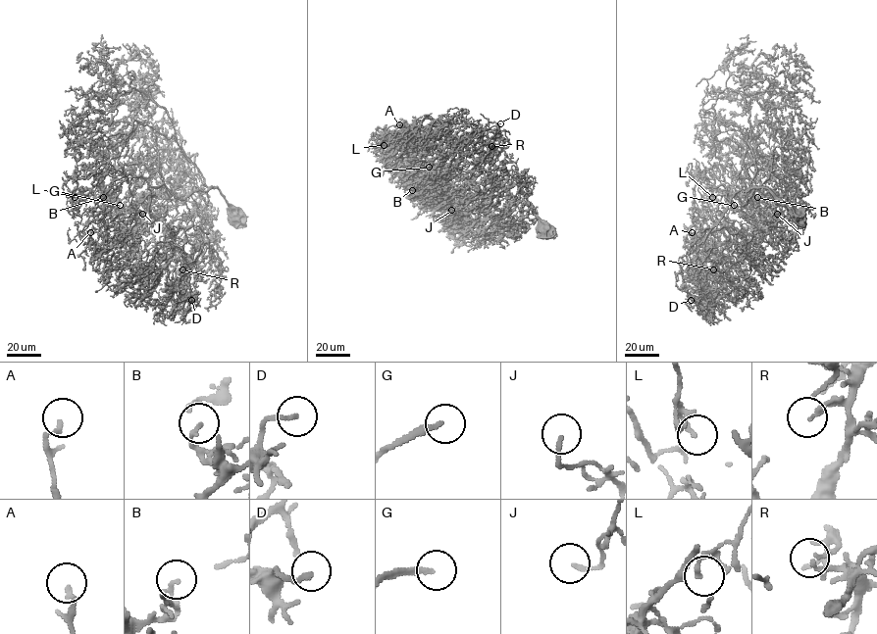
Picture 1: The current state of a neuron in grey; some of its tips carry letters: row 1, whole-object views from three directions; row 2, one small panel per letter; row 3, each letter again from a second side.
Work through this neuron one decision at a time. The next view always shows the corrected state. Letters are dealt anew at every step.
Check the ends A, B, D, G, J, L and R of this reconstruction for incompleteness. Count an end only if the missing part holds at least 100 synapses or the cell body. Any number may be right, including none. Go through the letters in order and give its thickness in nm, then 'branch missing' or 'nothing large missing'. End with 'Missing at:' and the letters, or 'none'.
A: calibre 150 nm; nothing large missing
B: calibre 160 nm; nothing large missing
D: calibre 160 nm; nothing large missing
G: calibre 200 nm; branch missing
J: calibre 150 nm; nothing large missing
L: calibre 160 nm; nothing large missing
R: calibre 180 nm; nothing large missing
Missing at: G

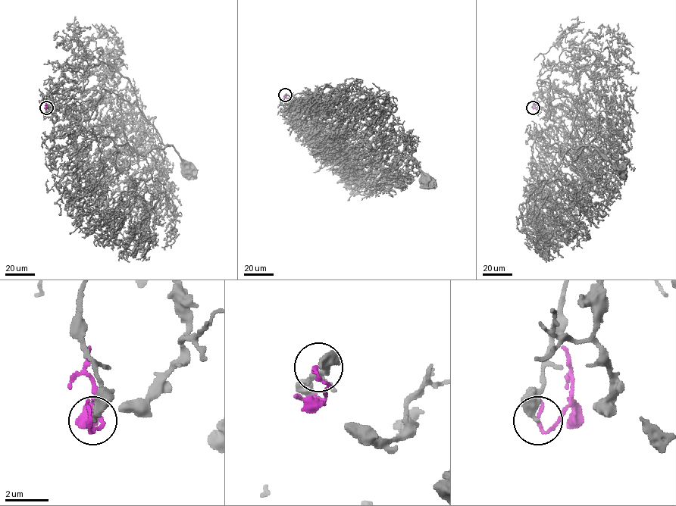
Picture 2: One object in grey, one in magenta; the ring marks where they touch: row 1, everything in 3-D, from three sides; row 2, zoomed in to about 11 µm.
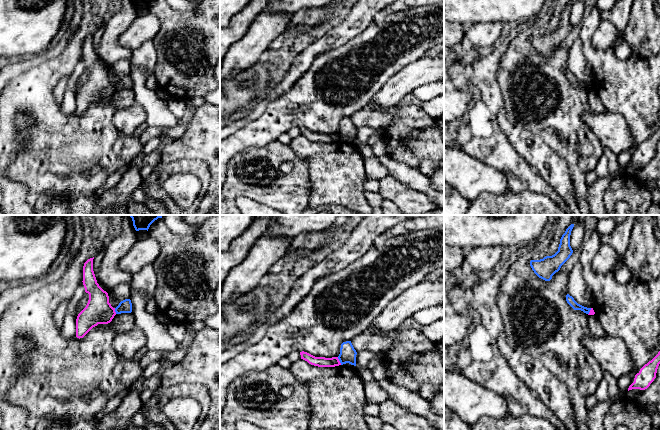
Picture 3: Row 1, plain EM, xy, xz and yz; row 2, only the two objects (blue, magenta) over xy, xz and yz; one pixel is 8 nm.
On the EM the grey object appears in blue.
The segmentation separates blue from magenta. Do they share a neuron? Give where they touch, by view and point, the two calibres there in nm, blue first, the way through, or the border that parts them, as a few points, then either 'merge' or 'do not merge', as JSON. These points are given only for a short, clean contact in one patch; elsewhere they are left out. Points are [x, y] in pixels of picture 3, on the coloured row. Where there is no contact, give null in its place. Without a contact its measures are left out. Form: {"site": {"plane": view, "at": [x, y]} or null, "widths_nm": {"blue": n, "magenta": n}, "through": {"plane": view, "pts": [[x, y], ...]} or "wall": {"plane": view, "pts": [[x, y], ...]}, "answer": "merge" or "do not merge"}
{"site": {"plane": "xz", "at": [339, 360]}, "widths_nm": {"blue": 130, "magenta": 80}, "wall": {"plane": "xz", "pts": [[337, 357], [341, 364]]}, "answer": "do not merge"}

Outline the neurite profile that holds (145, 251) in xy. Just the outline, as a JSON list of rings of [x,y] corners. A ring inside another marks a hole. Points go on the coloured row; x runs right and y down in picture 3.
[[[148,236],[138,239],[135,244],[118,261],[118,267],[123,271],[134,274],[146,265],[152,265],[161,252],[159,242]]]

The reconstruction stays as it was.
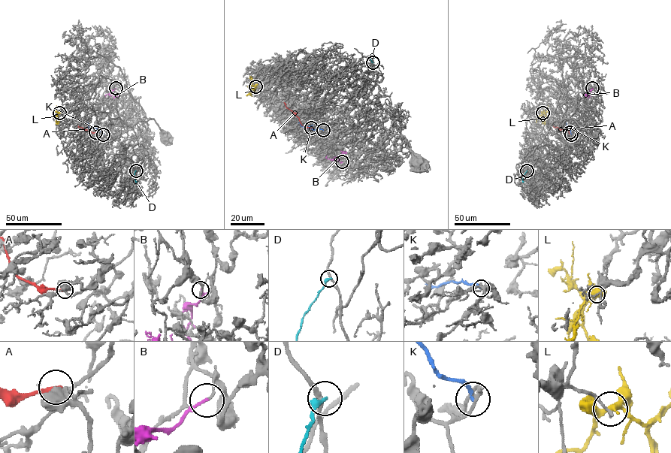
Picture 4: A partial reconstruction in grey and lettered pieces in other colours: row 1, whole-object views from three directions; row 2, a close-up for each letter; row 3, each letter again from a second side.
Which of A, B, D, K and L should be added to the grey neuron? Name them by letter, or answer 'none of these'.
none of these

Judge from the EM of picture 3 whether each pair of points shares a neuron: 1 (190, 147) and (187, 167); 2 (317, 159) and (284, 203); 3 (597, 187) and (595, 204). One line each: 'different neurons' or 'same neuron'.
1: different neurons
2: different neurons
3: same neuron

